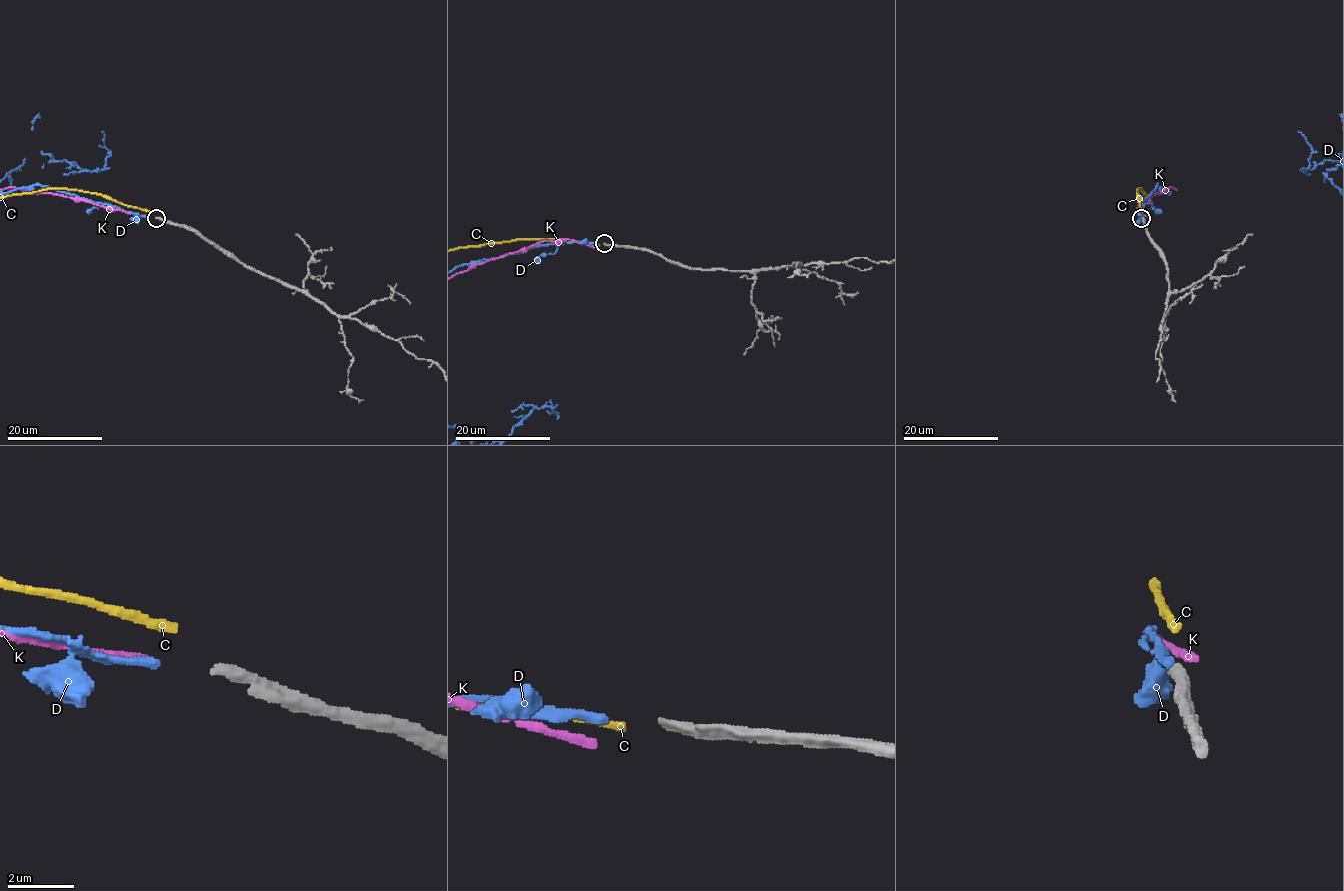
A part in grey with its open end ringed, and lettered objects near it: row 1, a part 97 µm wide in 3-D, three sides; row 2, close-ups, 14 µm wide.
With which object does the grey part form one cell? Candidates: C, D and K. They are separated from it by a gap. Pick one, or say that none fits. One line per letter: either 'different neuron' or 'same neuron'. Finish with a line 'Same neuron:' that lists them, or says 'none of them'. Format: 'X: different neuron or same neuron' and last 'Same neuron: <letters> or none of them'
C: different neuron
D: same neuron
K: different neuron
Same neuron: D

